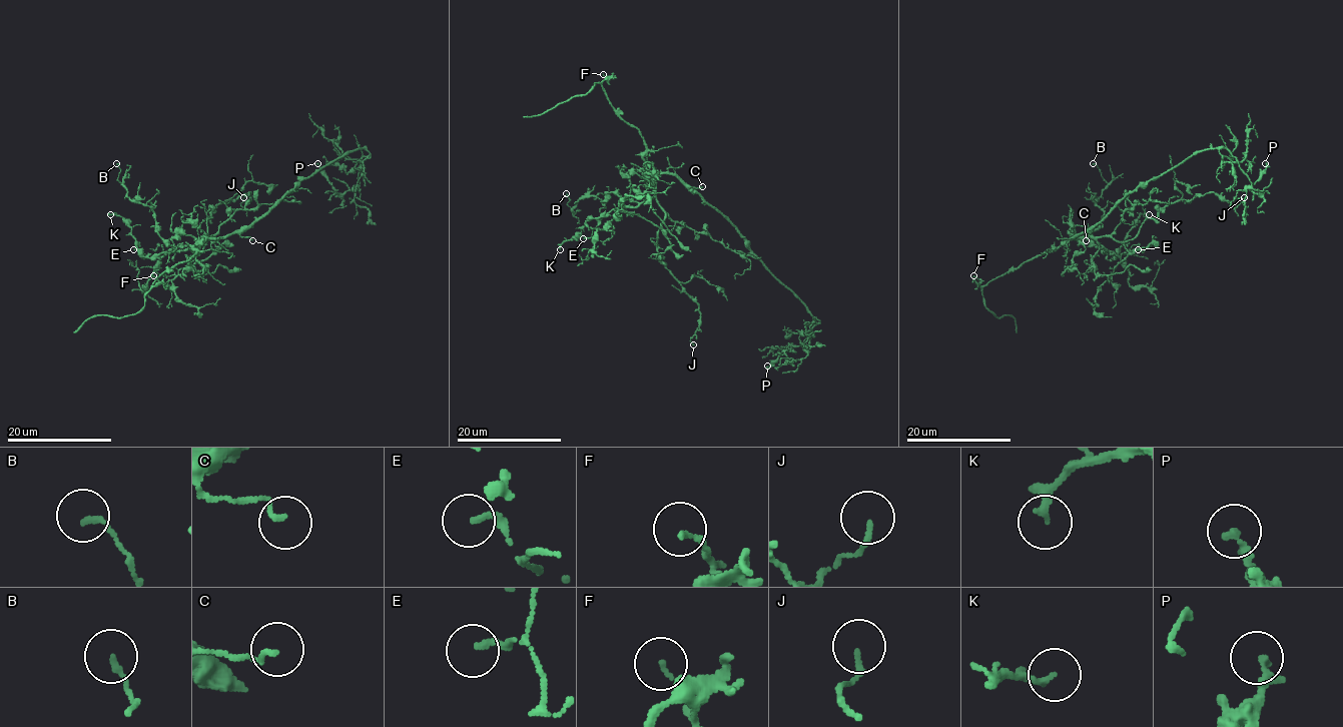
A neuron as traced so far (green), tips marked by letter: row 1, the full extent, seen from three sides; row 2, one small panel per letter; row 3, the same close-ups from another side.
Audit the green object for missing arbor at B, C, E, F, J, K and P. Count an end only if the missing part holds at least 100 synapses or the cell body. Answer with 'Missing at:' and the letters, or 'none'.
Missing at: none

